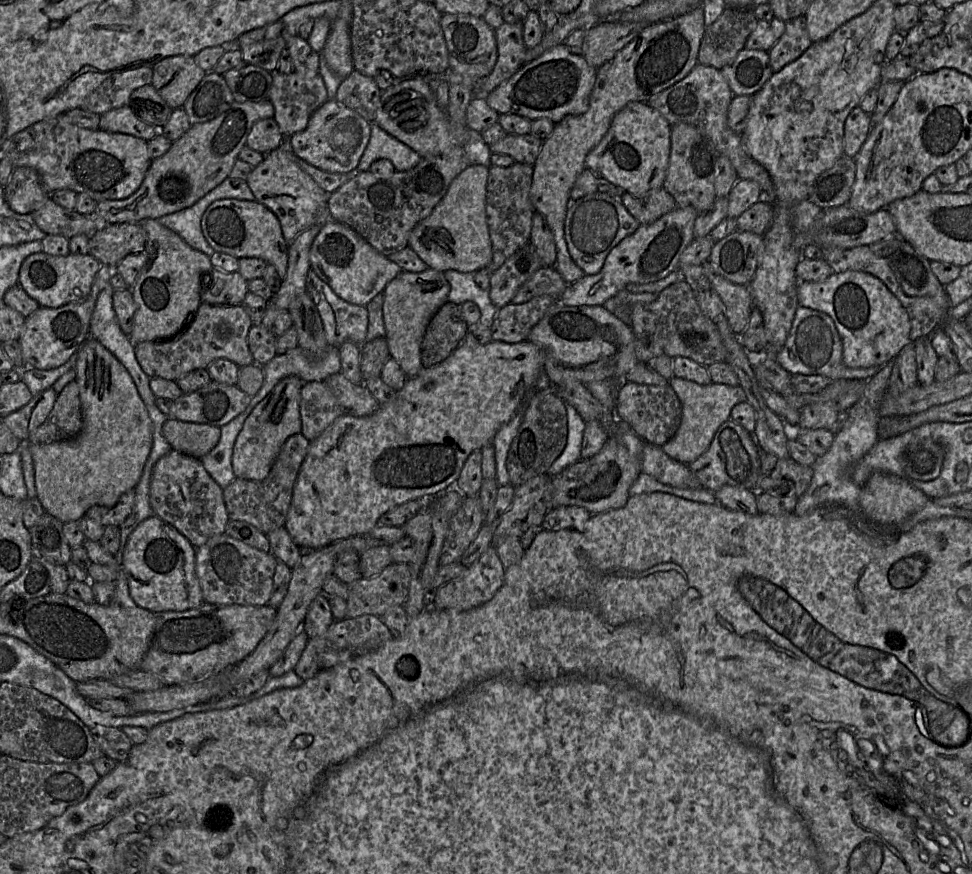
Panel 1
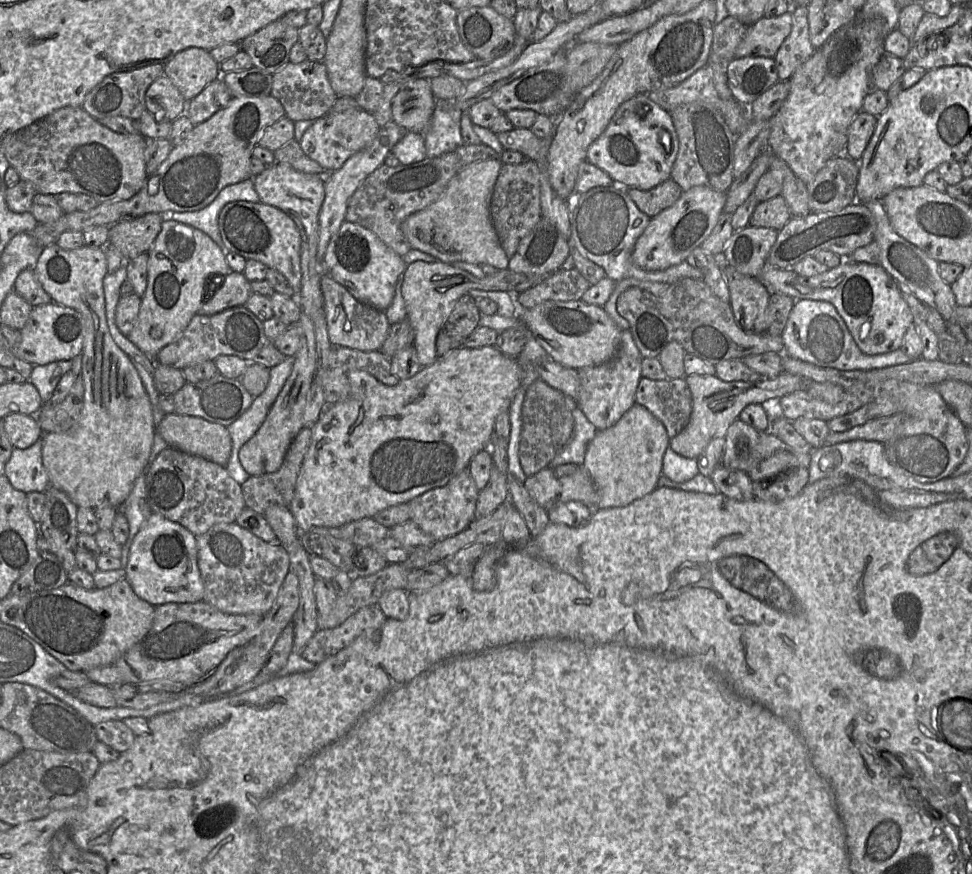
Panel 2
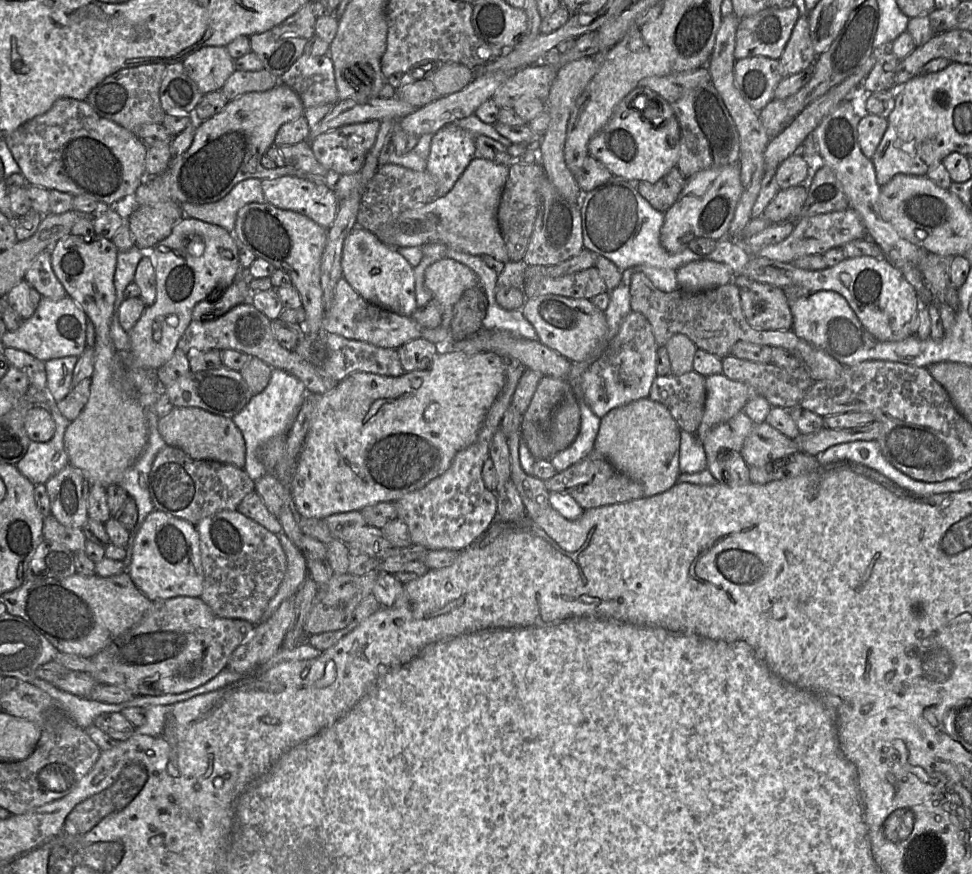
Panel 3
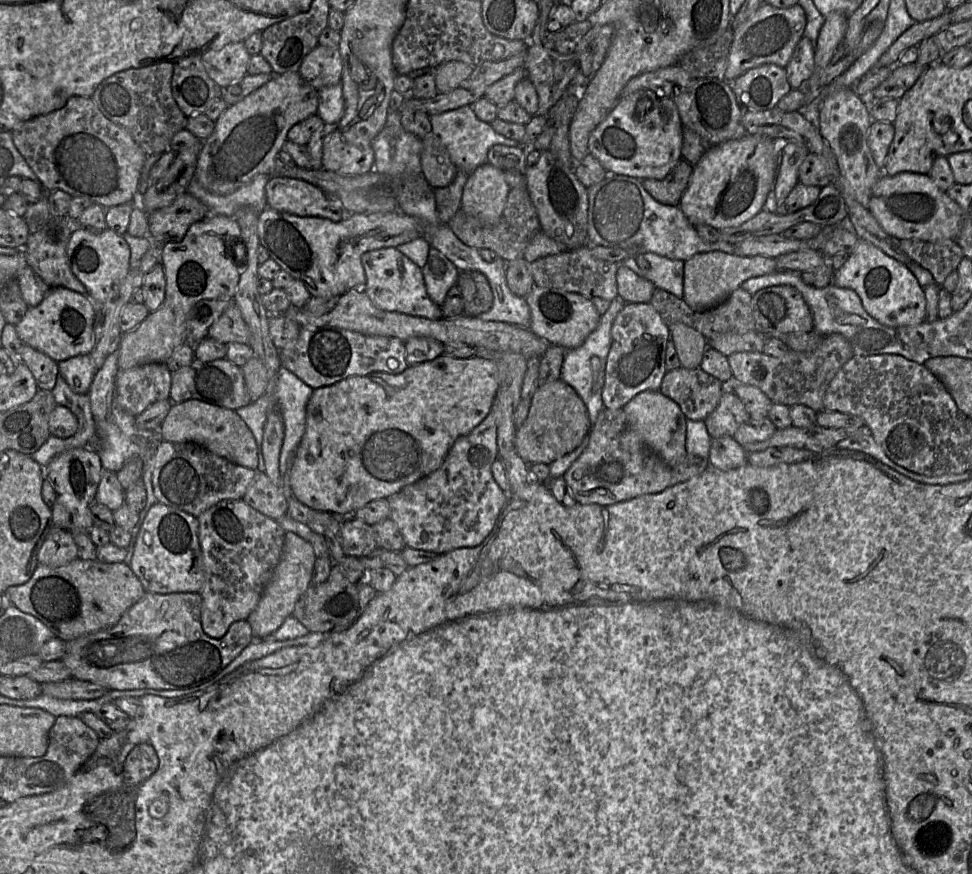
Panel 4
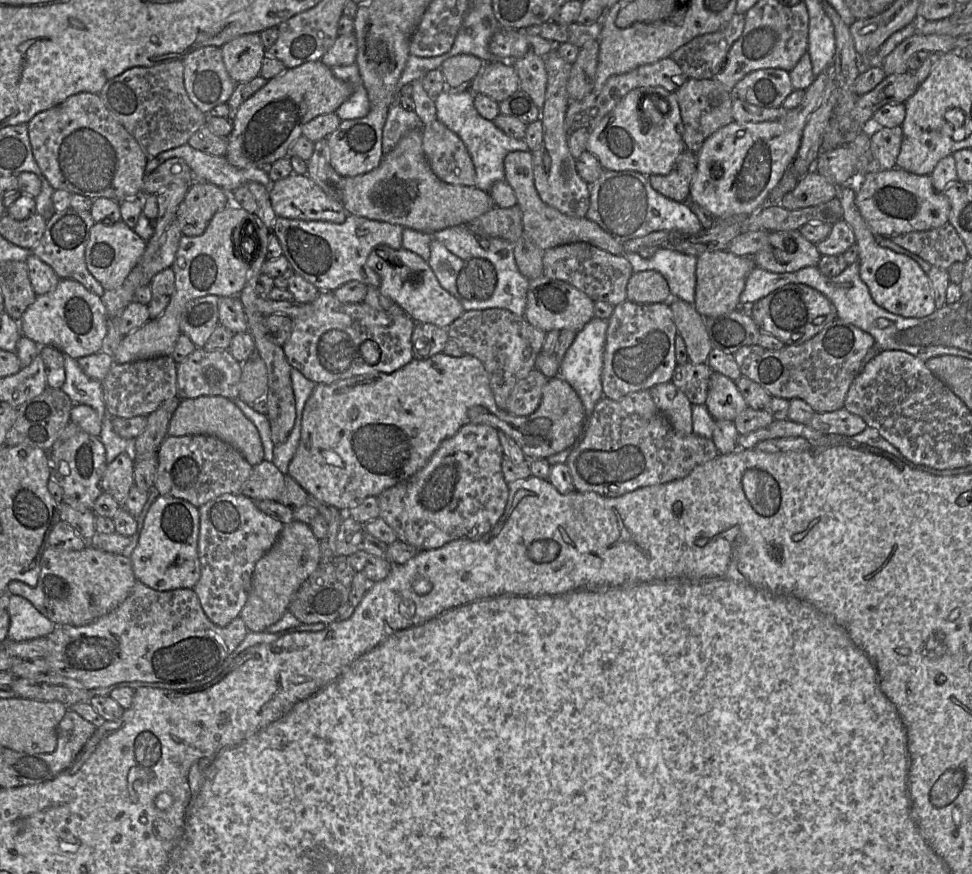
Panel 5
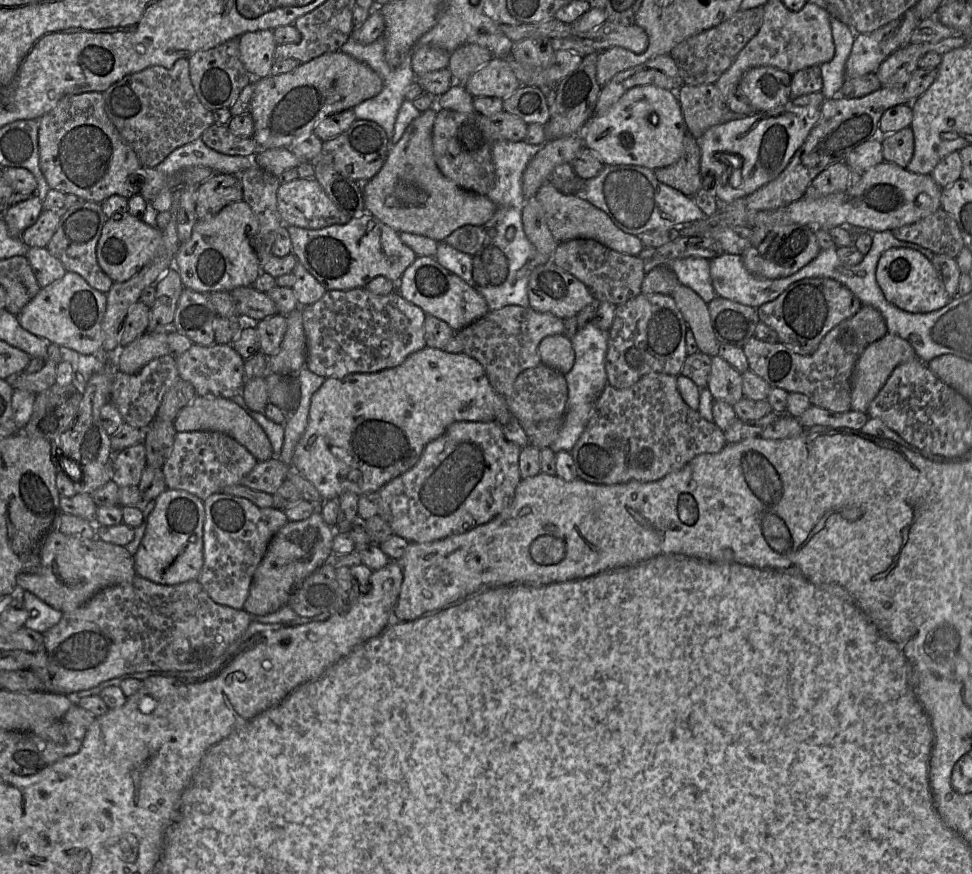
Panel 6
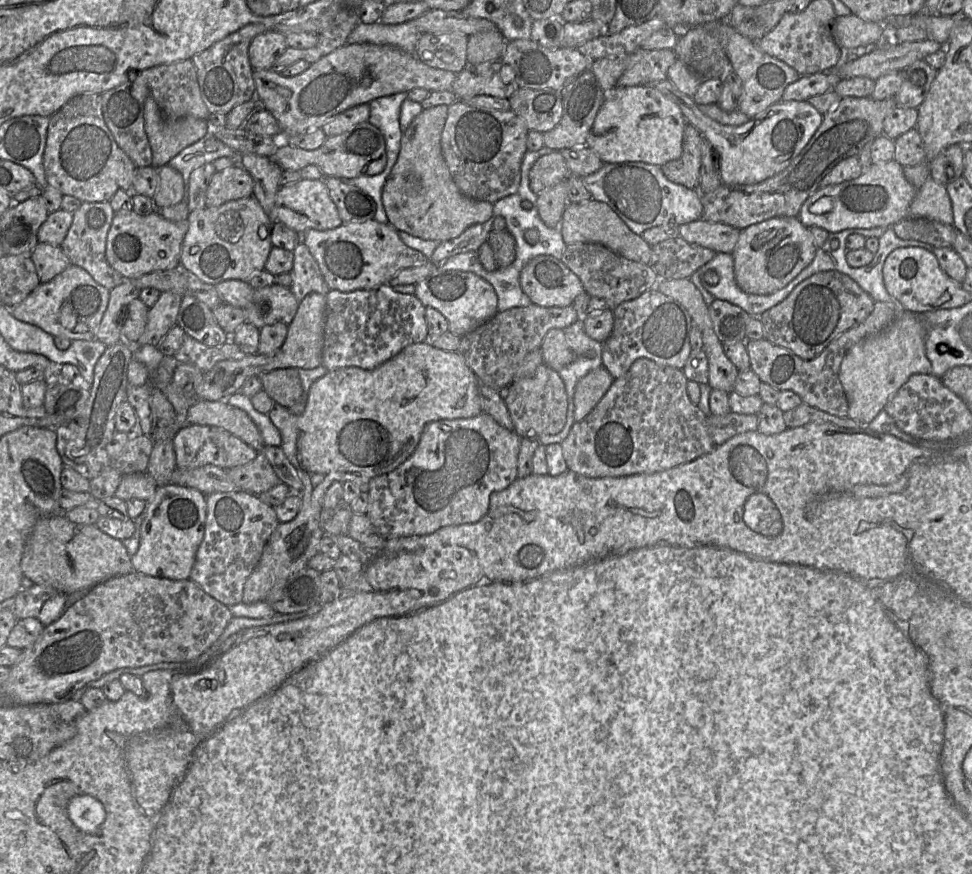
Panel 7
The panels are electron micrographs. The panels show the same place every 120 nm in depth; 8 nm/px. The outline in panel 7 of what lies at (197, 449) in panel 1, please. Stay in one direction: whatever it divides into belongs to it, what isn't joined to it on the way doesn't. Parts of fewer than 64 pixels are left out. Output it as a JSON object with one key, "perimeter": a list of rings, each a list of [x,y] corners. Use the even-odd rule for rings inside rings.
{"perimeter":[[[193,399],[187,412],[187,424],[221,427],[257,452],[262,451],[265,446],[261,433],[250,416],[245,411],[231,406],[226,400]]]}

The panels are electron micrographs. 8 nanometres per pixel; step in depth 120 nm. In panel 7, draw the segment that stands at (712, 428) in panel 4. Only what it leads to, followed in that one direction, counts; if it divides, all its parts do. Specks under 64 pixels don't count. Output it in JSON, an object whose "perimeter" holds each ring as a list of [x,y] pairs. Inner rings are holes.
{"perimeter":[[[713,328],[708,344],[703,345],[703,351],[708,358],[708,384],[712,389],[719,389],[731,393],[738,375],[738,369],[727,358],[723,351],[723,344],[717,338]]]}

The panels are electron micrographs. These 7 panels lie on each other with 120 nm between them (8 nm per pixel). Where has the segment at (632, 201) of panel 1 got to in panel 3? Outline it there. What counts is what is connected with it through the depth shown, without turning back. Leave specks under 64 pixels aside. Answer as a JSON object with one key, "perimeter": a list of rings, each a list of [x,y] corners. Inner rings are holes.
{"perimeter":[[[675,167],[656,183],[638,182],[637,189],[653,208],[665,213],[678,200],[686,182],[687,178]]]}

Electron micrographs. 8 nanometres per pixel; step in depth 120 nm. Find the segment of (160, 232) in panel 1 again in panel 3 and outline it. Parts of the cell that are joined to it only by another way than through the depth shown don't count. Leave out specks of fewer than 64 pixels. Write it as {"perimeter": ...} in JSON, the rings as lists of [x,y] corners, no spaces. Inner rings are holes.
{"perimeter":[[[183,218],[167,238],[154,246],[157,297],[153,304],[146,307],[140,319],[128,332],[130,357],[134,367],[156,370],[165,364],[173,356],[179,340],[193,320],[192,311],[195,305],[203,300],[211,301],[238,278],[242,268],[236,243],[233,232],[221,226],[193,218]]]}

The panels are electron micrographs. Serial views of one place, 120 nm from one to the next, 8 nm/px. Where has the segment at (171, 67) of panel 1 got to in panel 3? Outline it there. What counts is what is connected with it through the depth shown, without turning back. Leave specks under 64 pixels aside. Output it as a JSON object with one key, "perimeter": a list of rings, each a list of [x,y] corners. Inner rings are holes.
{"perimeter":[[[205,46],[182,60],[185,71],[203,94],[222,90],[236,70],[235,60],[225,46]]]}

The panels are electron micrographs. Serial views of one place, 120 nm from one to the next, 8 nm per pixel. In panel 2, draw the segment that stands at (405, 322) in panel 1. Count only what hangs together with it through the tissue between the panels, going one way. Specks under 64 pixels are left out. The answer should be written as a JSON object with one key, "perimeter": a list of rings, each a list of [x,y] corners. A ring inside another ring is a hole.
{"perimeter":[[[415,261],[407,264],[401,281],[401,295],[406,308],[406,320],[414,331],[413,347],[422,367],[431,364],[436,358],[436,338],[451,314],[456,302],[474,289],[487,291],[523,292],[541,283],[547,275],[514,272],[508,268],[497,270],[496,273],[482,278],[459,269],[451,263],[442,261]]]}

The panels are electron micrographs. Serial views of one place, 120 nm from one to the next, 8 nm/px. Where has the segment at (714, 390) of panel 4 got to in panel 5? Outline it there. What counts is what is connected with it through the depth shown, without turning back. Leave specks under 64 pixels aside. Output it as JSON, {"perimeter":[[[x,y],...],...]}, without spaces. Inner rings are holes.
{"perimeter":[[[688,361],[676,366],[671,382],[687,396],[692,405],[705,404],[712,372],[707,363],[693,364]]]}

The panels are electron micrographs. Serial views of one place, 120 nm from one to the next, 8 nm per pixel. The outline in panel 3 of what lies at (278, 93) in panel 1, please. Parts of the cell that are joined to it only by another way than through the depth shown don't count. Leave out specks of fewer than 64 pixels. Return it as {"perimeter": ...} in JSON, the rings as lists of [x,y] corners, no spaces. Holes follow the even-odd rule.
{"perimeter":[[[328,53],[322,56],[302,54],[293,65],[279,77],[279,82],[287,85],[297,93],[305,109],[324,104],[334,105],[338,101],[333,62]]]}

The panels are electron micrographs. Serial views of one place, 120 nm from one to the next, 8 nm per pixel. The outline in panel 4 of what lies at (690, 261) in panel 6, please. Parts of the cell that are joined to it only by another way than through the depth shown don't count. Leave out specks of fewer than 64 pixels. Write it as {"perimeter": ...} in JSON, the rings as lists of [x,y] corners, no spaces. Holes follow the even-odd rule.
{"perimeter":[[[652,252],[644,253],[650,269],[643,271],[636,257],[626,259],[623,264],[637,275],[650,280],[656,288],[665,290],[679,299],[683,299],[684,266],[682,260],[673,260]]]}

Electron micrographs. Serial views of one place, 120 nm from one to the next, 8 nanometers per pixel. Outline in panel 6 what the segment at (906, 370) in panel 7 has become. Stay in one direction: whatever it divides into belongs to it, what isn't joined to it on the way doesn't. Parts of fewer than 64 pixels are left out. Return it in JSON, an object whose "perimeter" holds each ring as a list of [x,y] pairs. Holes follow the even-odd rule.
{"perimeter":[[[887,334],[870,344],[858,359],[852,376],[851,409],[867,413],[868,408],[893,370],[906,362],[918,359],[911,344],[895,334]]]}

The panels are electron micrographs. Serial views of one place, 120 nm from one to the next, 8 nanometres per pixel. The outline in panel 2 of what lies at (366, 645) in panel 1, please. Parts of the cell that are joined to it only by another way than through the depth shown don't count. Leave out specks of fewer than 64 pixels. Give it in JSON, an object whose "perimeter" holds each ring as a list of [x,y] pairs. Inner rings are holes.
{"perimeter":[[[378,604],[362,607],[339,626],[318,629],[307,643],[302,657],[319,664],[349,646],[368,629],[379,628],[387,617]]]}

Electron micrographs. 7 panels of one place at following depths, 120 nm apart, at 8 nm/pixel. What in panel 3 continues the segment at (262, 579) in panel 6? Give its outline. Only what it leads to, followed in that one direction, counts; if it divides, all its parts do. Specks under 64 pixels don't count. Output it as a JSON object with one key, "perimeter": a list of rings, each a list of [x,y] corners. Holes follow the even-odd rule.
{"perimeter":[[[281,531],[276,534],[286,555],[286,572],[276,594],[268,603],[260,622],[266,621],[280,604],[295,596],[308,577],[307,560],[301,550]]]}

